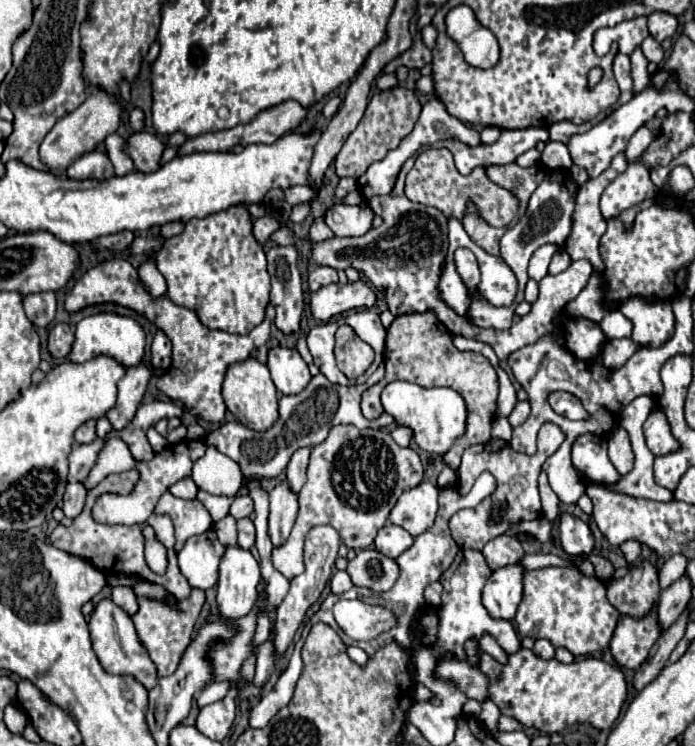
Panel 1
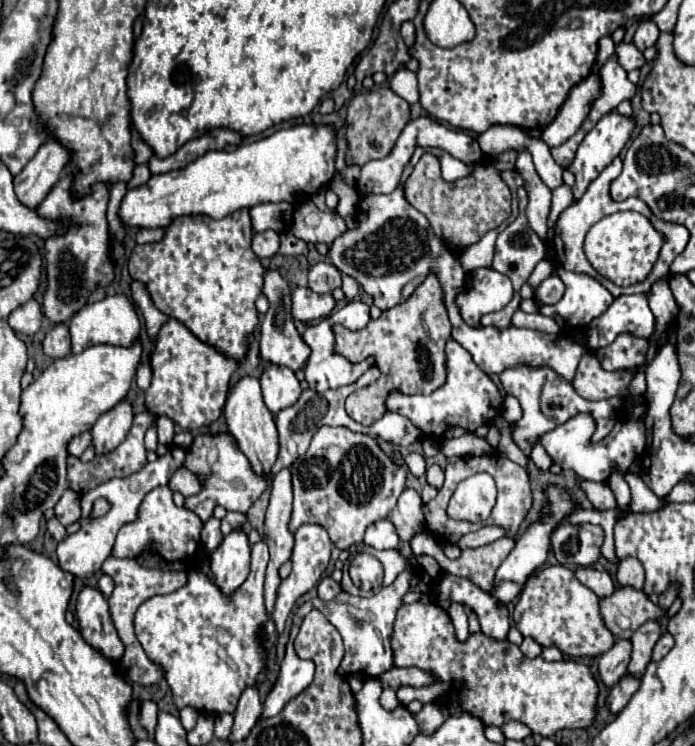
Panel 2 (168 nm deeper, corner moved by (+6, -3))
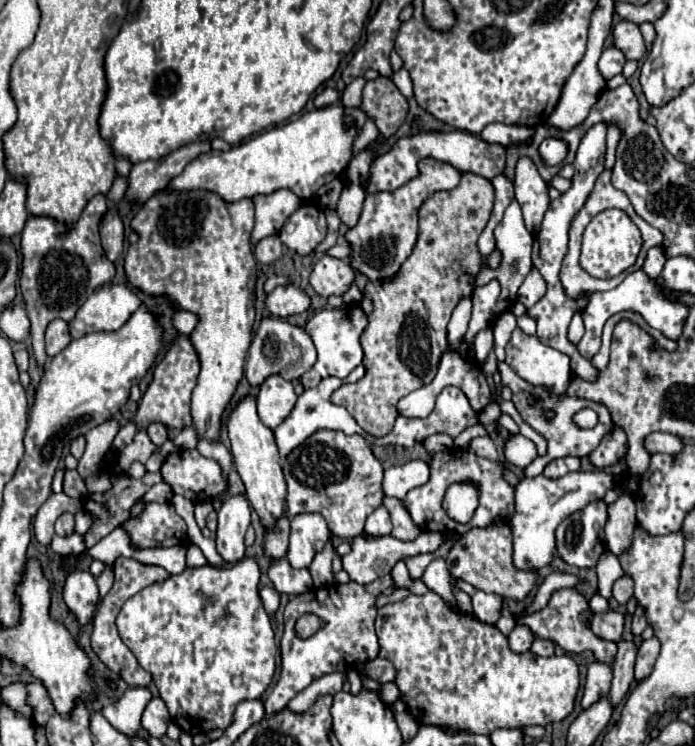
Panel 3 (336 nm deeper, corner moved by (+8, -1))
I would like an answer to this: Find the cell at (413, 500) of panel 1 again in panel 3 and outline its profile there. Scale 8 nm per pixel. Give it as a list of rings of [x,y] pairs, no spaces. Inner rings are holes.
[[[385,498],[383,506],[389,510],[389,516],[391,516],[391,522],[393,522],[391,536],[395,536],[397,540],[415,540],[419,536],[421,530],[411,520],[407,508],[403,506],[403,500]]]

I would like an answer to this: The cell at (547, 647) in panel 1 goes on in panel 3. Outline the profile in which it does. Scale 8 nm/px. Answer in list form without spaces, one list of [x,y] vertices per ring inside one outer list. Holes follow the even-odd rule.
[[[515,626],[513,632],[509,634],[509,648],[519,654],[529,652],[533,640],[535,640],[535,636],[531,634],[531,630],[527,626]]]

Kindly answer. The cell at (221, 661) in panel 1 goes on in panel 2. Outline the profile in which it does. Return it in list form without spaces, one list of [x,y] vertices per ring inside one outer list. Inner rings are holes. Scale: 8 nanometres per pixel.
[[[265,540],[253,544],[251,548],[251,572],[247,580],[233,592],[223,594],[219,586],[201,570],[193,568],[187,572],[187,584],[171,594],[147,598],[135,612],[135,636],[143,646],[147,658],[155,662],[171,688],[173,704],[181,710],[185,706],[195,708],[201,714],[233,714],[241,692],[247,686],[261,686],[267,678],[267,648],[263,646],[263,628],[267,622],[267,610],[263,602],[263,580],[269,562],[269,550]]]

